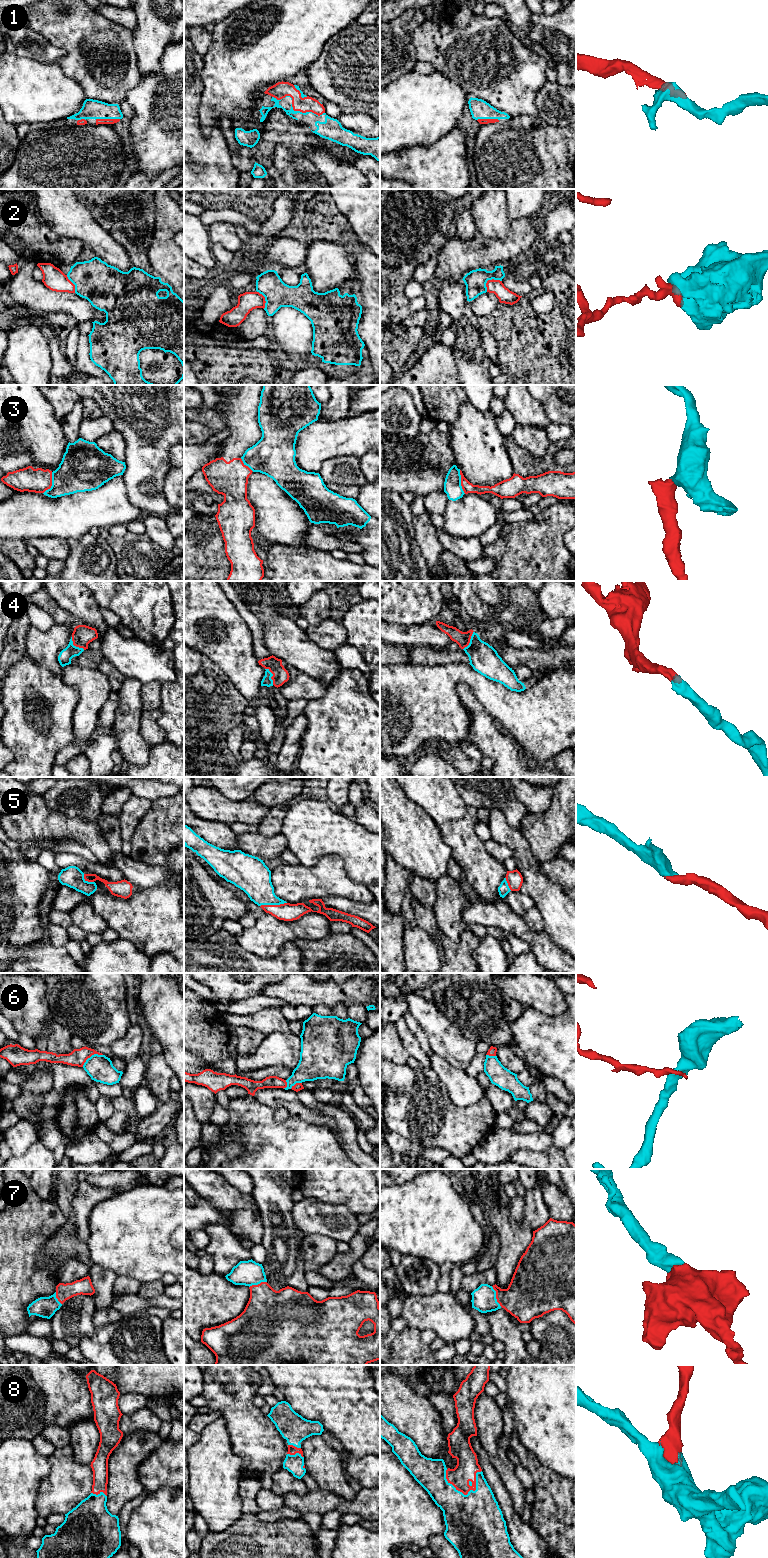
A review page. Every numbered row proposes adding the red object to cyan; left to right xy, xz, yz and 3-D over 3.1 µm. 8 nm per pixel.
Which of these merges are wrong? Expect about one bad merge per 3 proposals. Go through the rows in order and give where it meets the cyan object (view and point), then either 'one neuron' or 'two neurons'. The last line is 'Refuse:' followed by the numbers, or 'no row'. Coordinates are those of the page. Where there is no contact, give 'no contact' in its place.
1: xz (306, 112) | one neuron
2: yz (489, 279) | two neurons
3: yz (460, 482) | two neurons
4: xz (272, 675) | one neuron
5: xz (273, 904) | one neuron
6: xy (92, 1055) | two neurons
7: yz (495, 1296) | one neuron
8: yz (457, 1490) | one neuron
Refuse: 2, 3, 6

